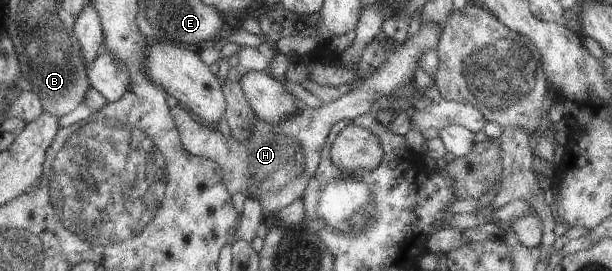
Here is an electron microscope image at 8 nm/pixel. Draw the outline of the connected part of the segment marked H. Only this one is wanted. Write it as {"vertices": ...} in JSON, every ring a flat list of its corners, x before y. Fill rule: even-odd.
{"vertices":[[423,22,419,30,406,38,391,56,383,60,383,64,373,70,373,74,357,79,351,90,333,102,323,103,319,107,310,108,302,102,298,106,298,114,282,121,279,125,257,122,247,143,239,143,234,138,223,138,215,128,209,128,196,120,180,104,171,108,176,129,183,146,191,155,207,158,221,166,225,174,223,185,231,194,242,193,242,197,257,199,265,214,277,214,285,206,292,204,305,193,309,180,314,176,320,162,320,151,330,127,344,119,353,119,369,112,375,100,383,100,391,96,397,88,413,82,413,72,418,66,421,52,436,48,442,28,433,22]]}

